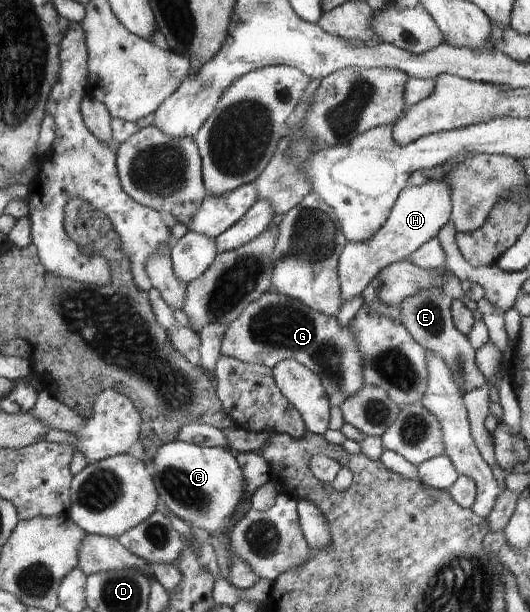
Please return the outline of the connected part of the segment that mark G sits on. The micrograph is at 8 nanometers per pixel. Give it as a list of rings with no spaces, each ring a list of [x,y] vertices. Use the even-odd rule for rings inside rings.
[[[275,291],[264,293],[241,313],[238,319],[225,326],[220,346],[223,356],[234,358],[248,364],[258,364],[272,369],[282,360],[292,358],[310,371],[313,371],[324,383],[330,406],[341,406],[345,399],[356,395],[365,385],[362,379],[362,362],[356,338],[349,327],[341,328],[335,316],[318,313],[306,307],[298,300],[278,295]]]

